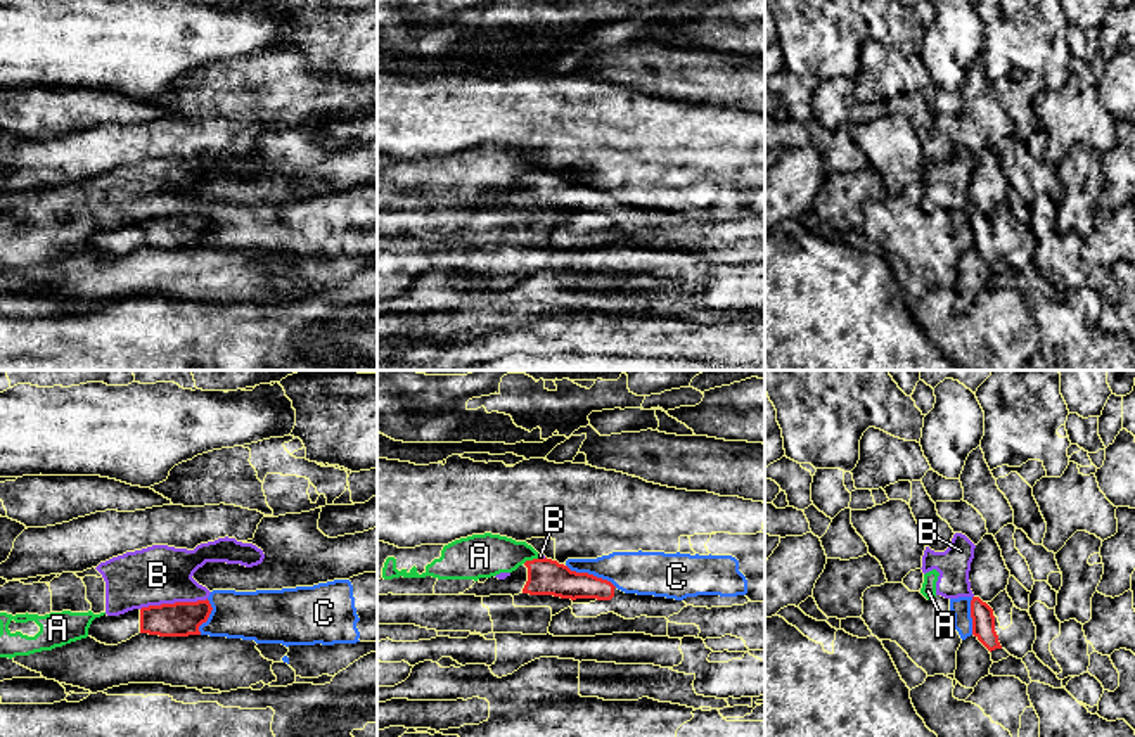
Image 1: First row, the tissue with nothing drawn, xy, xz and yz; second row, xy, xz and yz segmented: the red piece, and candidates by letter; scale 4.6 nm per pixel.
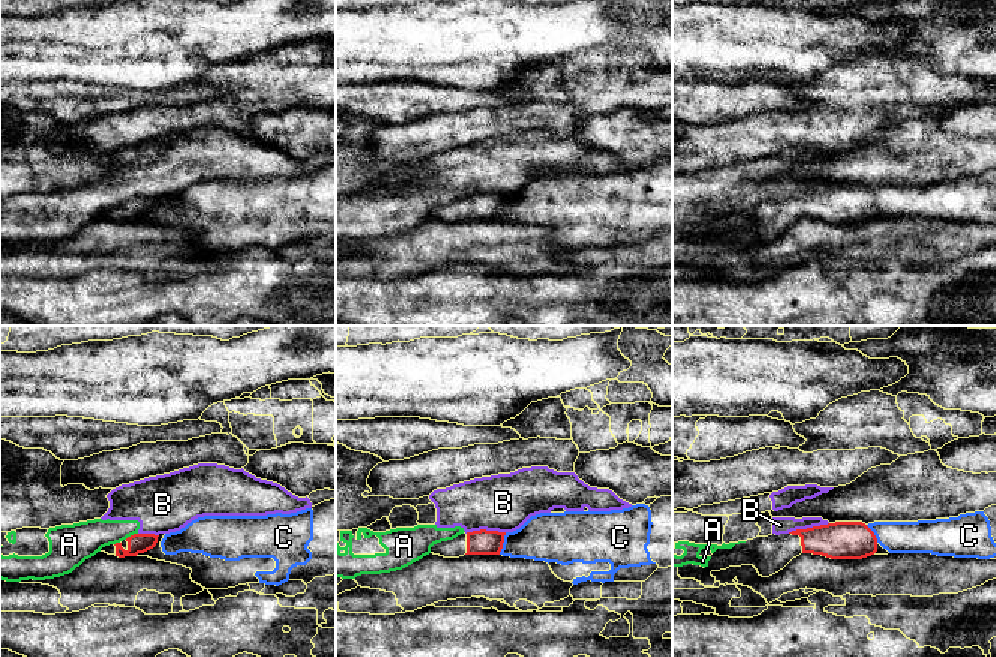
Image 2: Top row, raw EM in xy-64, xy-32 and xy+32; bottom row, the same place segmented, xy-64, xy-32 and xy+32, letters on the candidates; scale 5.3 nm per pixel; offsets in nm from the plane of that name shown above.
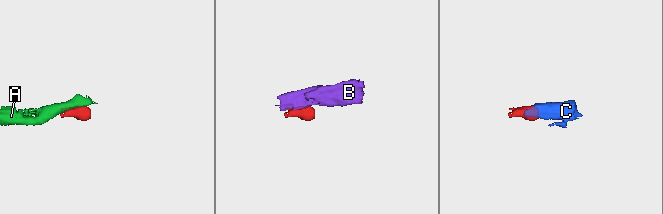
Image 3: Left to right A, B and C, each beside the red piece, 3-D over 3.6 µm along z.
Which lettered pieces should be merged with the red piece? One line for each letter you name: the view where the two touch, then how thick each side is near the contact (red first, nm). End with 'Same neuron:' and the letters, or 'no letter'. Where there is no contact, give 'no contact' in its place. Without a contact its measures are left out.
Same neuron: no letter

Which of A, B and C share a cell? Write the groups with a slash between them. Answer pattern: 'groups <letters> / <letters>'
groups A B / C

